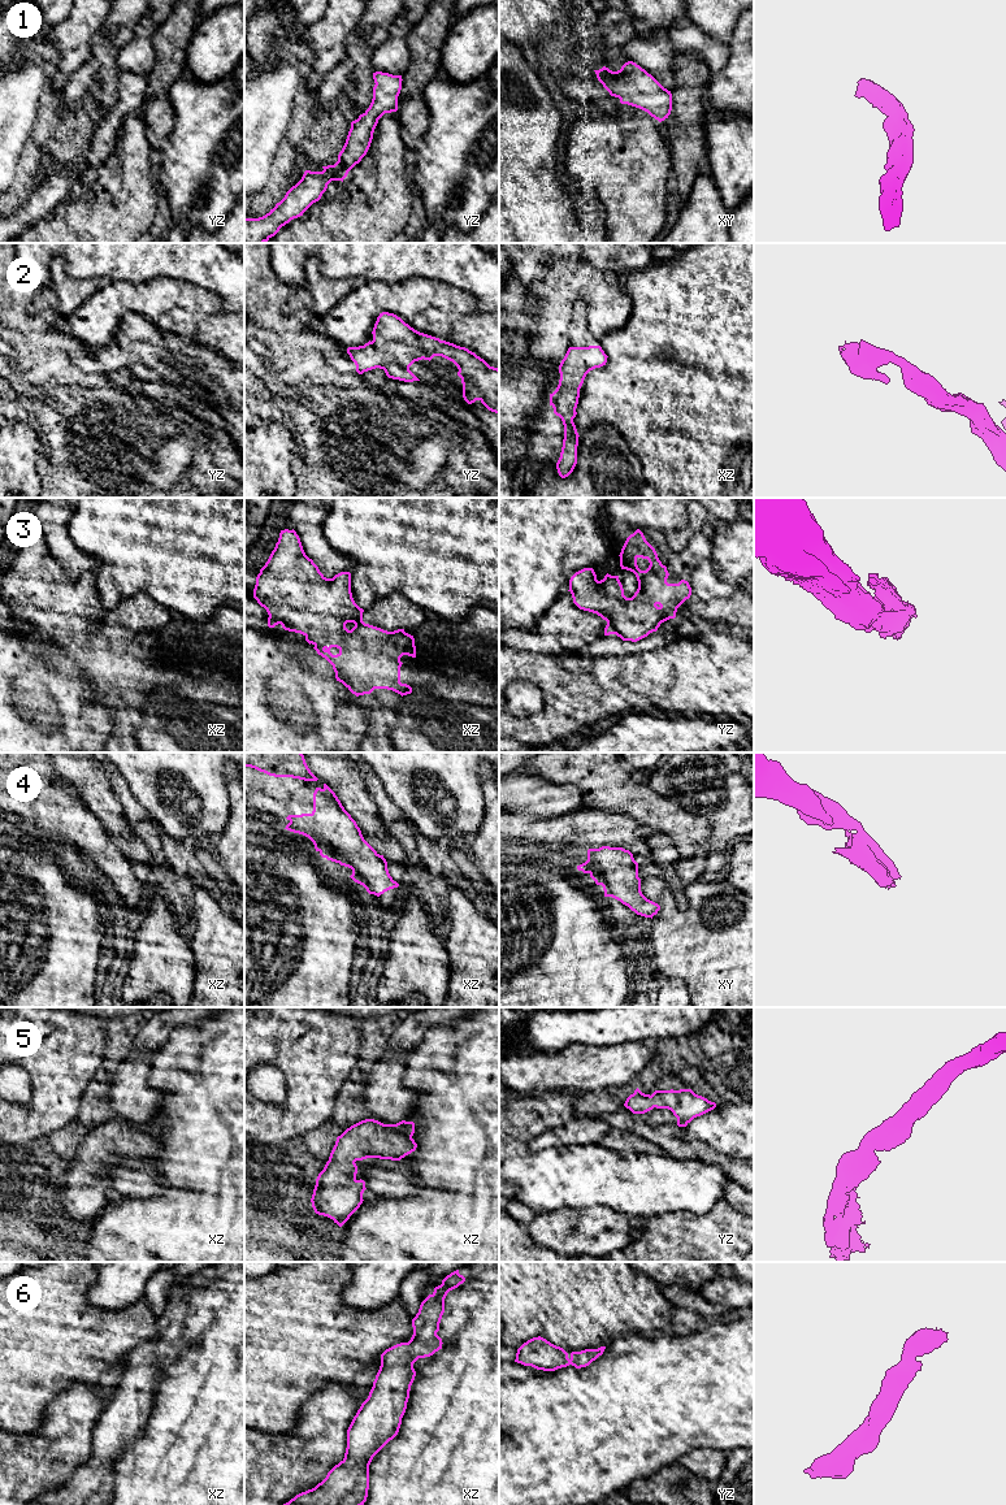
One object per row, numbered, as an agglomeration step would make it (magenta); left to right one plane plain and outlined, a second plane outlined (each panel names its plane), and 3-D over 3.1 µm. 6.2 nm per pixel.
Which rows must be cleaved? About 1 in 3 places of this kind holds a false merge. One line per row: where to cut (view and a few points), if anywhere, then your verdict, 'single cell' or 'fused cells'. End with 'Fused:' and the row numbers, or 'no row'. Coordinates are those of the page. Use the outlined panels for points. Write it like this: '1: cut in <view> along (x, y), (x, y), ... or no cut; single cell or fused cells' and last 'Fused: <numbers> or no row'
1: no cut; single cell
2: no cut; single cell
3: no cut; single cell
4: no cut; single cell
5: no cut; single cell
6: no cut; single cell
Fused: no row

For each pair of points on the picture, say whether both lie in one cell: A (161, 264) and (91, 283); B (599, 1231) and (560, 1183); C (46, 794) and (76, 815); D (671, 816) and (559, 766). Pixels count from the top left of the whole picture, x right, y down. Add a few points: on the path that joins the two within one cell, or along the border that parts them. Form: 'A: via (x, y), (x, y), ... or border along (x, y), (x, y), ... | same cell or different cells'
A: border along (70, 276), (74, 278), (98, 277), (100, 280) | different cells
B: border along (611, 1208), (585, 1206), (551, 1213) | different cells
C: via (53, 801), (68, 812) | same cell
D: via (644, 805), (618, 792), (593, 768), (586, 768) | same cell

